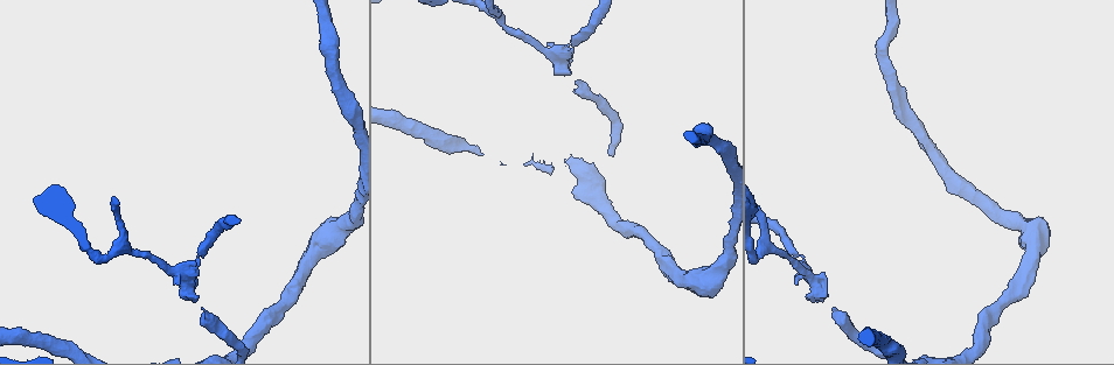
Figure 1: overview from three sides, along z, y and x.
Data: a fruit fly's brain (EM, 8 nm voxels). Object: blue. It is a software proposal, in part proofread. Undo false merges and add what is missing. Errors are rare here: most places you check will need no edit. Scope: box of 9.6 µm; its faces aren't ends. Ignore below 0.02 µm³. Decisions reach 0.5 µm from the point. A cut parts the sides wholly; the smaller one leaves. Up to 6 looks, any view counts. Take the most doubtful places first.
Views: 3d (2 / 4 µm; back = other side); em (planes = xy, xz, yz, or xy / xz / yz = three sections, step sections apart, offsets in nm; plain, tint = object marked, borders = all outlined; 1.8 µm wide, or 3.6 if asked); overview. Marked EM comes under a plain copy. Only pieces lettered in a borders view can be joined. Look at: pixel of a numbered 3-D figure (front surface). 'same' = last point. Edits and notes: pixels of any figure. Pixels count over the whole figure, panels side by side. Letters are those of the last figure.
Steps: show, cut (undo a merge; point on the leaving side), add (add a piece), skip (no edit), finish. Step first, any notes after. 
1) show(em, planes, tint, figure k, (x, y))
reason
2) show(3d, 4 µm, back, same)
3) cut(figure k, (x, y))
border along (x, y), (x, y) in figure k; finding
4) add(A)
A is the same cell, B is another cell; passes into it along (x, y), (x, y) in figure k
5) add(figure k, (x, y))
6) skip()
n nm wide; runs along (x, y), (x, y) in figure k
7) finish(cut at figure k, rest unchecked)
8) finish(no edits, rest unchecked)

show(em, planes, borders, figure 1, (195, 298))
branch stops here

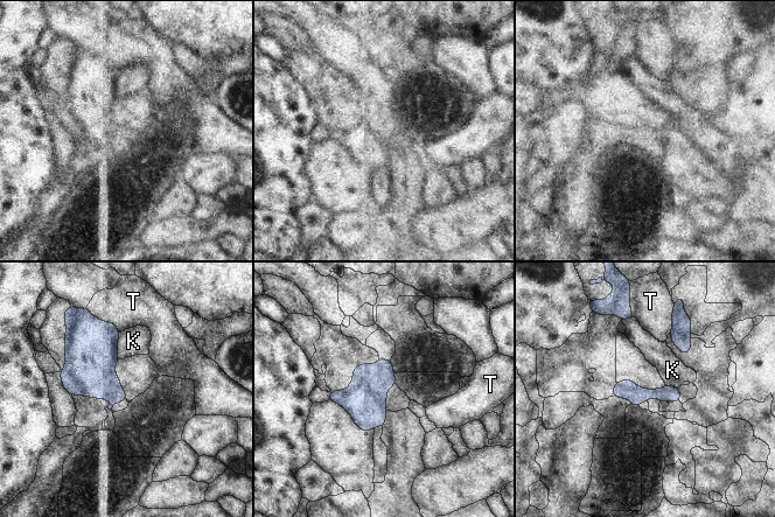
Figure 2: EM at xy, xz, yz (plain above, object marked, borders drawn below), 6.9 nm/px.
skip()
K and T are other cells; border along (120, 333), (117, 340), (118, 358) in figure 2; none of them fits

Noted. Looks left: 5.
show(em, planes, borders, figure 1, (116, 248))
arms part here

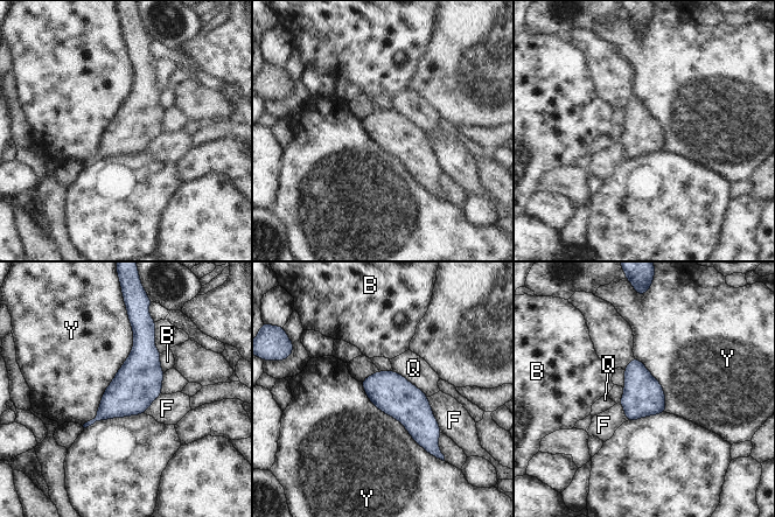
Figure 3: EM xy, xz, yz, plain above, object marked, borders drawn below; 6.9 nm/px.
skip()
B, F, Q and Y are other cells; border along (127, 312), (132, 350), (82, 425) in figure 3; all the same neuron

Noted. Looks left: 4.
show(3d, 2 µm, figure 1, (213, 237))
thick turns thin

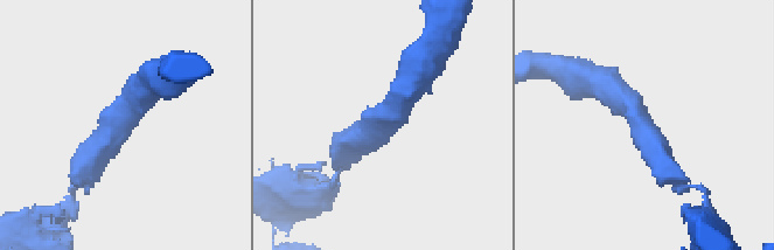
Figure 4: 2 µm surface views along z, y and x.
show(em, planes, tint, figure 4, (117, 126))

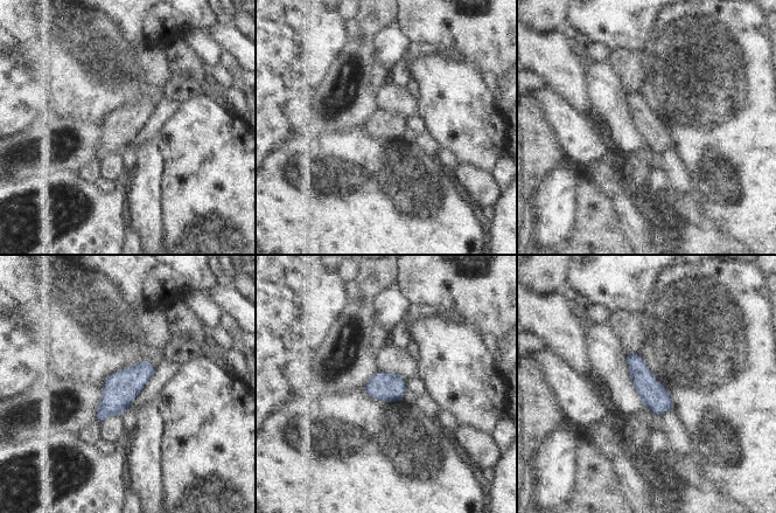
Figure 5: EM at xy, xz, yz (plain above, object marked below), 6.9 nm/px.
show(em, planes, borders, same)
what lies round it

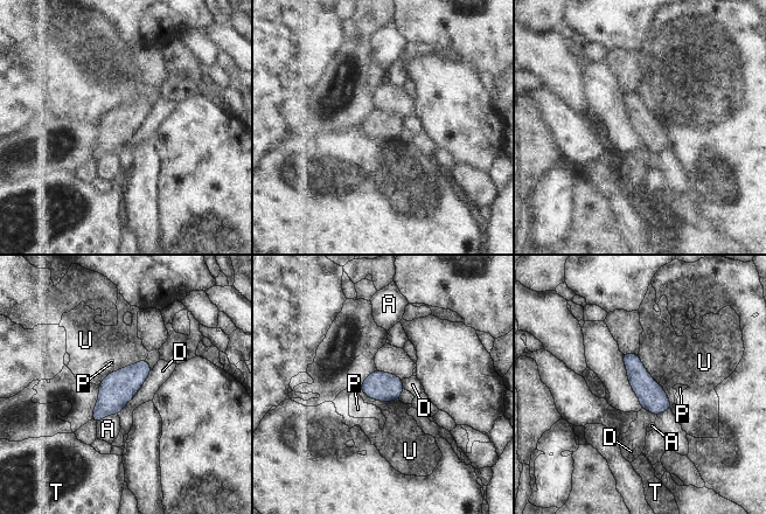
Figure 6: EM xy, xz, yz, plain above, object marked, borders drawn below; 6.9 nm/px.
skip()
190 nm wide; A, D, P, T and U are other cells; border along (638, 354), (672, 409) in figure 6; one neuron here

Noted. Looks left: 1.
finish(no edits, rest unchecked)

